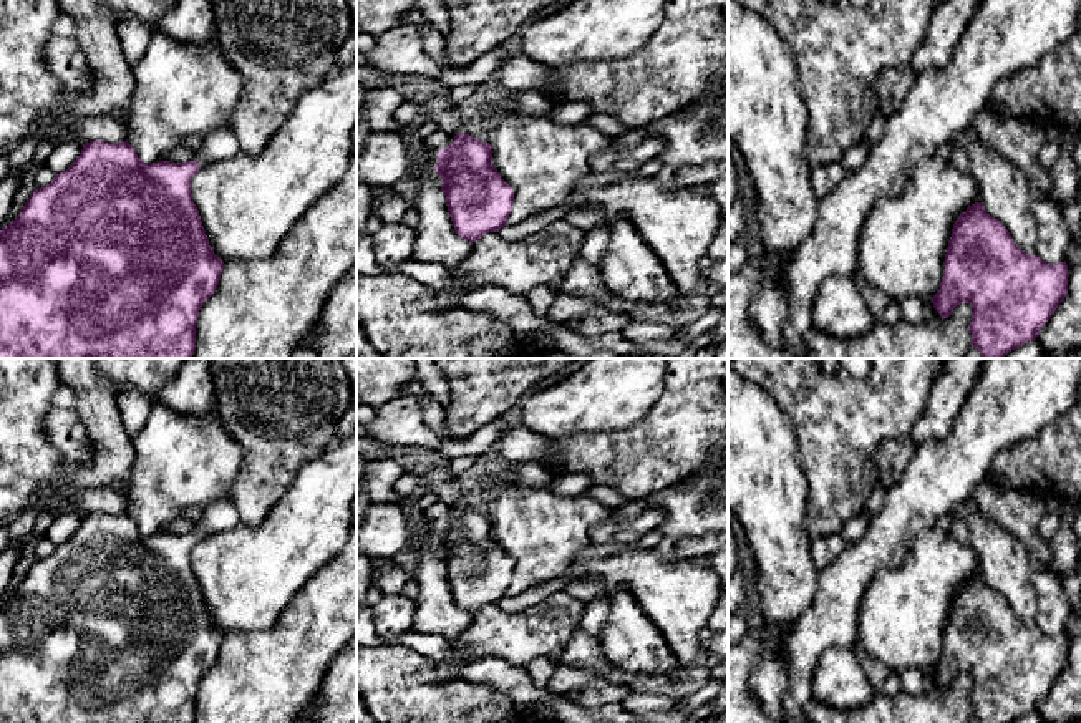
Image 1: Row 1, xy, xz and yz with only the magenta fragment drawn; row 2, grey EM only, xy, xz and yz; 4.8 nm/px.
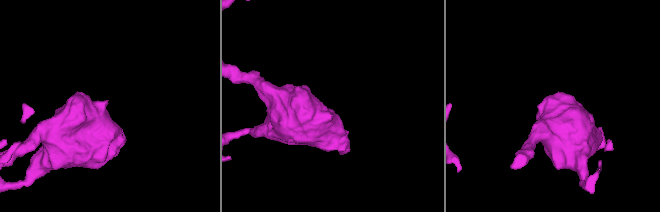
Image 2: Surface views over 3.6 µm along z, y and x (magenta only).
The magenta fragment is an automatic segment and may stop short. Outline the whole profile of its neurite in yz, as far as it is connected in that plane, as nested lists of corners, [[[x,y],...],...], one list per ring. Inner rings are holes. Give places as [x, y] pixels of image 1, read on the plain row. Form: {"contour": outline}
{"contour": [[[975,574],[955,592],[945,625],[945,647],[932,675],[942,690],[948,690],[960,675],[970,675],[972,718],[978,723],[1011,723],[1036,711],[1043,696],[1068,665],[1066,633],[1046,635],[1025,625],[1006,599],[991,589],[983,574]]]}

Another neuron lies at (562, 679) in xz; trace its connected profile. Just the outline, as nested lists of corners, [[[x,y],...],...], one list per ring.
[[[557,663],[549,678],[547,688],[552,693],[565,695],[569,690],[575,690],[594,678],[600,678],[600,677],[592,668],[579,670],[579,668]]]

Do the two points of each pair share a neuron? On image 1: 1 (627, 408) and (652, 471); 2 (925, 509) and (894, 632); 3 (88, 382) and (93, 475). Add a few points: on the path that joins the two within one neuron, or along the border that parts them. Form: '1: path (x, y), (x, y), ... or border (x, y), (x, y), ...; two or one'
1: border (660, 395), (654, 407), (630, 427), (596, 433); two
2: border (935, 526), (916, 538), (907, 558), (897, 567); two
3: path (96, 405), (103, 422), (103, 451); one

